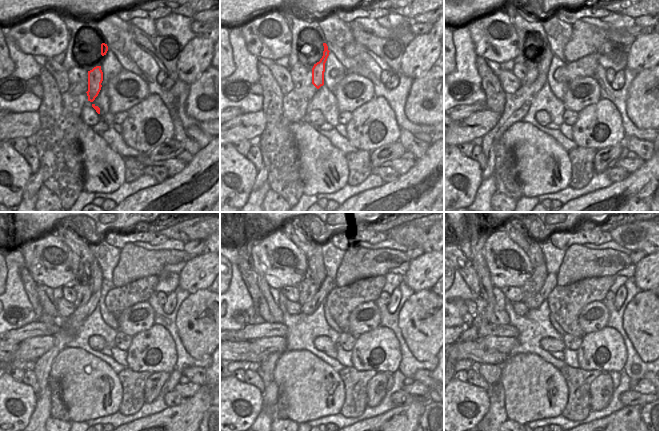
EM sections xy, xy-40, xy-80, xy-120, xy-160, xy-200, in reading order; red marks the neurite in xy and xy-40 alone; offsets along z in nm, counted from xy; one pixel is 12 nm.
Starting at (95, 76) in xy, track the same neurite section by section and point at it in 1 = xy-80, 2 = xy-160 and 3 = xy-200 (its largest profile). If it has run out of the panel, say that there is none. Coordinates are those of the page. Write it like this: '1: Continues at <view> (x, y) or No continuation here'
1: Continues at xy-80 (543, 66)
2: Continues at xy-160 (314, 257)
3: Continues at xy-200 (535, 254)

